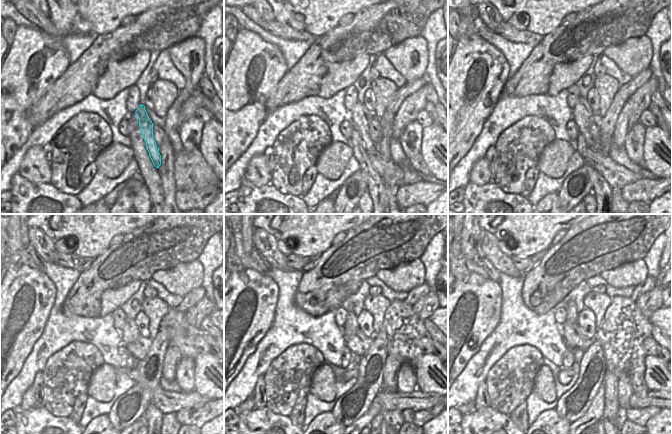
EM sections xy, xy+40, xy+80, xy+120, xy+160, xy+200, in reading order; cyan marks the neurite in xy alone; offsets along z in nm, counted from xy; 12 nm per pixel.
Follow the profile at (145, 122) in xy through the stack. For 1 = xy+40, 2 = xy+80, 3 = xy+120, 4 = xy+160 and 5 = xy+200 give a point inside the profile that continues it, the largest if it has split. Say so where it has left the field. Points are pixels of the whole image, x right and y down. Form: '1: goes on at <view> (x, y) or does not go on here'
1: goes on at xy+40 (359, 115)
2: goes on at xy+80 (582, 113)
3: goes on at xy+120 (129, 333)
4: goes on at xy+160 (351, 326)
5: goes on at xy+200 (572, 315)

